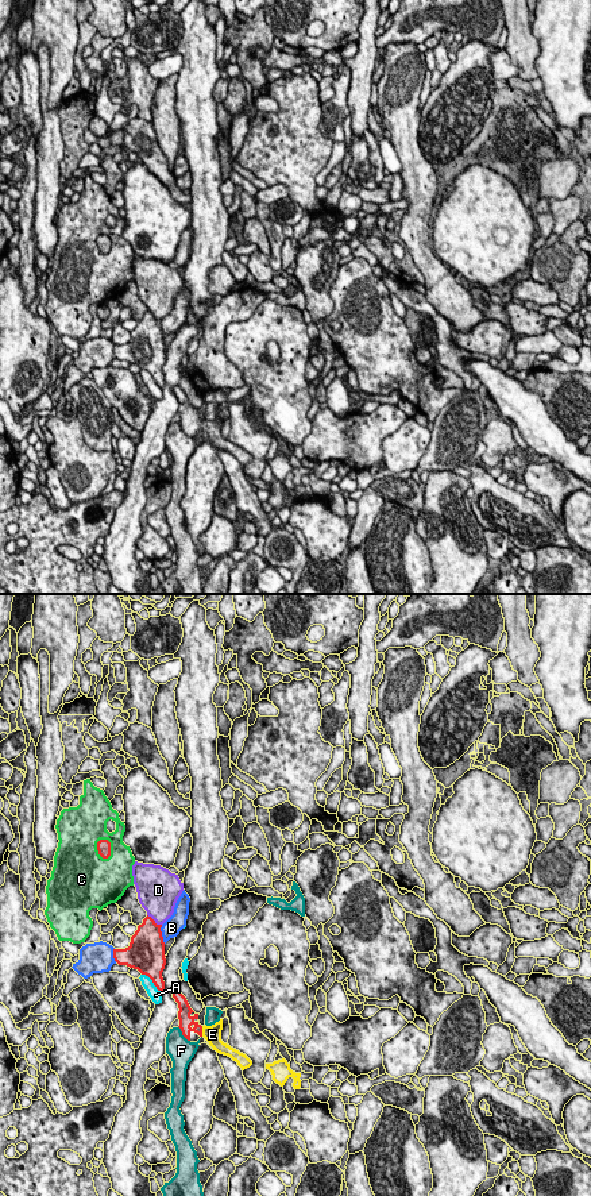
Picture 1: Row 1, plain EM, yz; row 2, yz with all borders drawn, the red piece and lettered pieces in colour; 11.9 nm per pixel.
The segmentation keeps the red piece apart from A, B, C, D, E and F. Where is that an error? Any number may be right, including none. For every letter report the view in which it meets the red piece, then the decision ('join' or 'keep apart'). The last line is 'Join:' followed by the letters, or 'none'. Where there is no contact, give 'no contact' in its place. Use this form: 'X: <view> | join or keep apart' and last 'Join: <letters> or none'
A: yz | keep apart
B: yz | keep apart
C: yz | keep apart
D: yz | keep apart
E: yz | join
F: yz | keep apart
Join: E

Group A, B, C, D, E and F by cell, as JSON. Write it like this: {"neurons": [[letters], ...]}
{"neurons": [["A"], ["B"], ["C"], ["D"], ["E"], ["F"]]}

